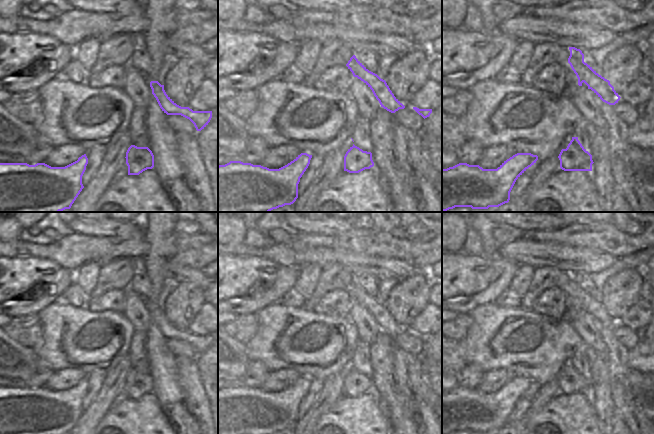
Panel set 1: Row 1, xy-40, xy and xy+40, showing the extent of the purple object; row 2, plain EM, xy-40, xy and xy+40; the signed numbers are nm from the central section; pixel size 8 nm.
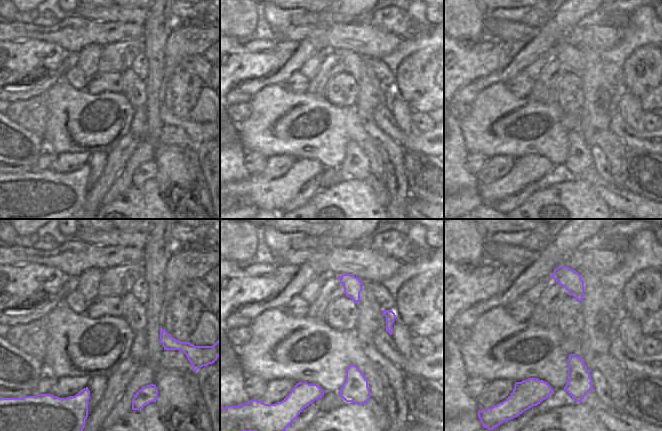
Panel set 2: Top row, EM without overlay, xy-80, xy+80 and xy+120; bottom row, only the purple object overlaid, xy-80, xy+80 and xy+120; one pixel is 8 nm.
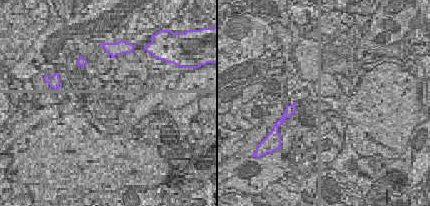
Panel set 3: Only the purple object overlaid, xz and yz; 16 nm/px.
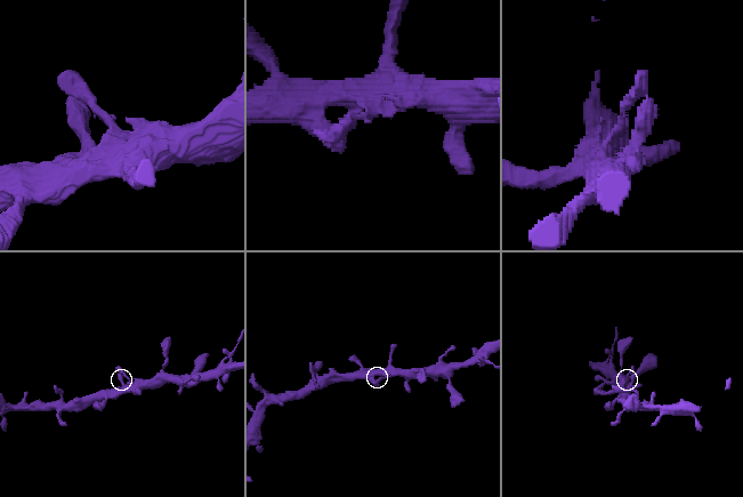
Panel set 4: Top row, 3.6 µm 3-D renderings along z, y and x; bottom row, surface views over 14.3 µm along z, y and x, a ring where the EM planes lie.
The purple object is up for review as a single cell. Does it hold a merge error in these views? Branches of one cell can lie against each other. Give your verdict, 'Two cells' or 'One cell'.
One cell.

